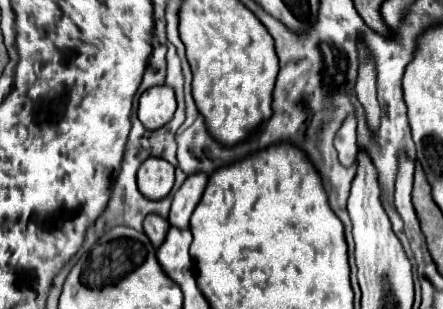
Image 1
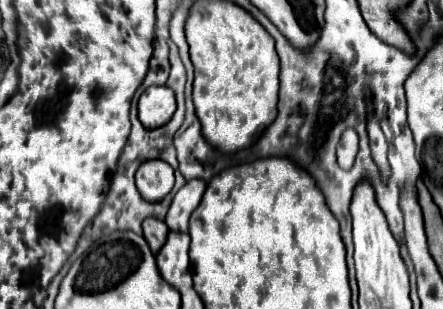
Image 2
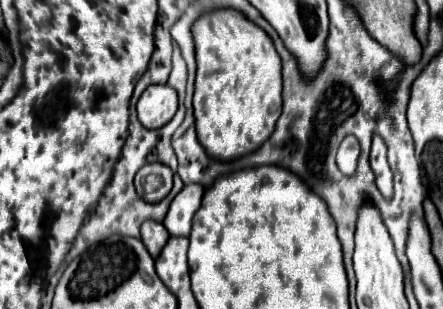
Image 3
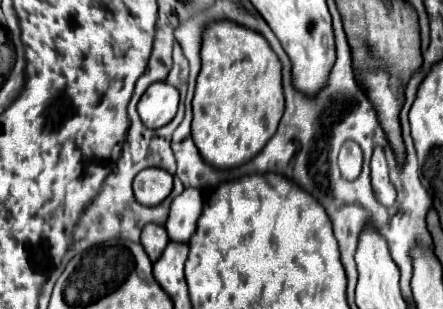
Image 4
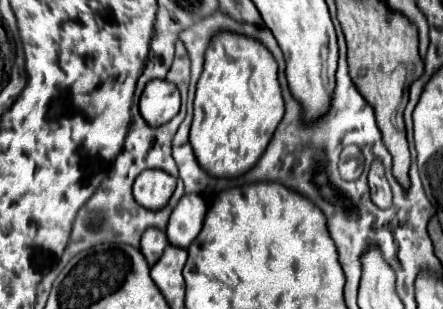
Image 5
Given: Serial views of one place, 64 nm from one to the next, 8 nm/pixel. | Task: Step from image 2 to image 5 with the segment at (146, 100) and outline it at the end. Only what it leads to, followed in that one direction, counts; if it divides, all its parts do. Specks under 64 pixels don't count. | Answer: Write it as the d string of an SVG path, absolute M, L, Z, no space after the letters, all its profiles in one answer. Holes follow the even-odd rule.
M152 80L140 98L140 114L148 126L162 126L180 110L180 92L168 80Z

